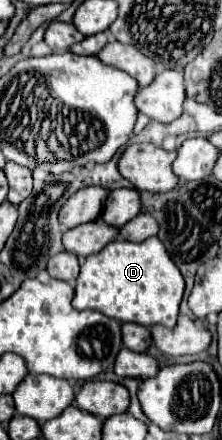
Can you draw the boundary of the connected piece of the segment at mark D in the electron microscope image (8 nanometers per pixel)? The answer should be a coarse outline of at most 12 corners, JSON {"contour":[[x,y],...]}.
{"contour":[[157,237],[83,259],[73,307],[173,327],[183,275]]}

